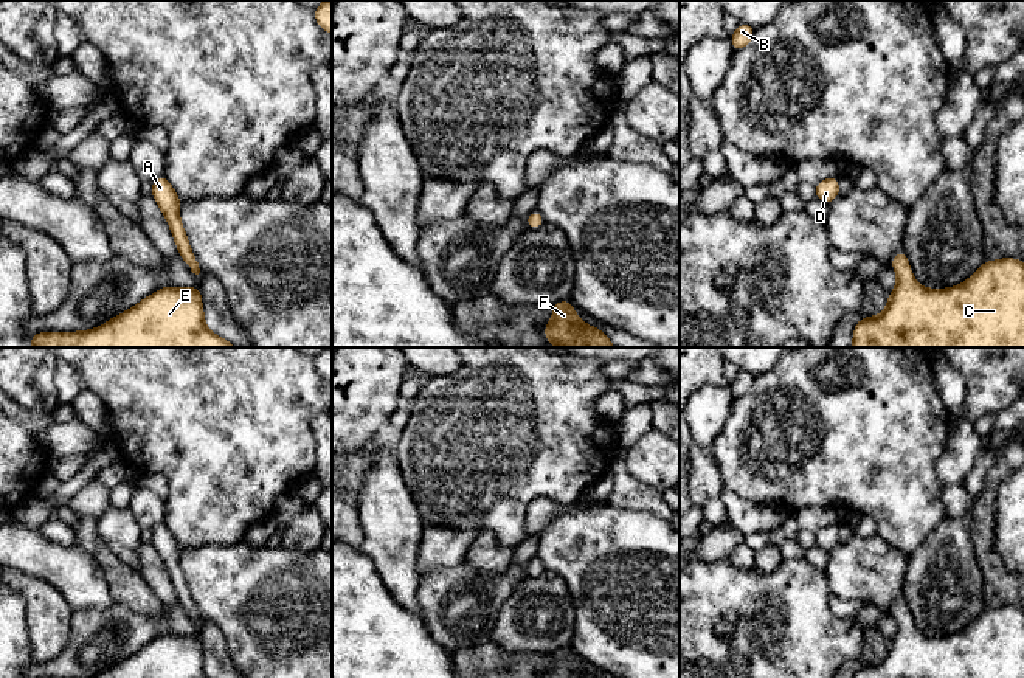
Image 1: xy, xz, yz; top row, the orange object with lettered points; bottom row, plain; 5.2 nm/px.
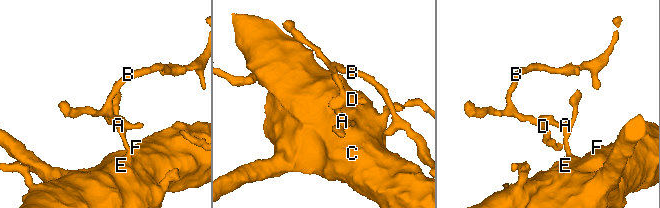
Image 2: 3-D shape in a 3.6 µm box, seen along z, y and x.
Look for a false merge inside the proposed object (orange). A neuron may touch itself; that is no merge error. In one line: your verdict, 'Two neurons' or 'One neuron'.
One neuron

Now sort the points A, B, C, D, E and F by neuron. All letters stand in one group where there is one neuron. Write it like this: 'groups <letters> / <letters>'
groups A B C D E F

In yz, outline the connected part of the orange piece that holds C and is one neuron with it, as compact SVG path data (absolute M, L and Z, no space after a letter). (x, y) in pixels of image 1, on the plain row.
M905 599L895 600L891 614L897 621L897 635L889 639L884 658L878 664L861 666L853 678L1024 678L1024 610L1015 605L984 608L968 627L950 636L925 636L912 624Z

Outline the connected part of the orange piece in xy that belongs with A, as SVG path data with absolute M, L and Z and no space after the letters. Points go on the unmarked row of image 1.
M164 523L154 526L152 545L160 554L171 576L180 605L188 611L192 621L199 622L200 621L199 610L191 597L186 579L180 569L182 548Z

